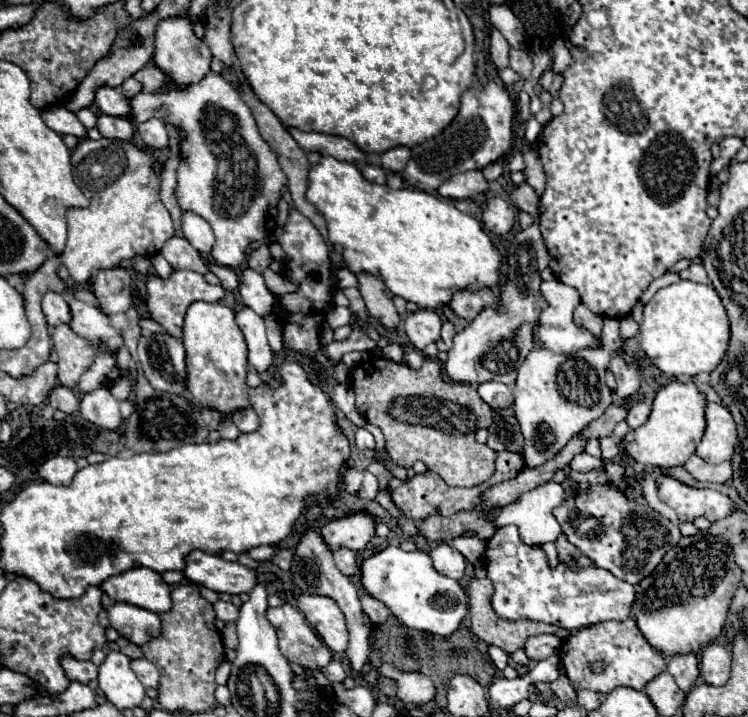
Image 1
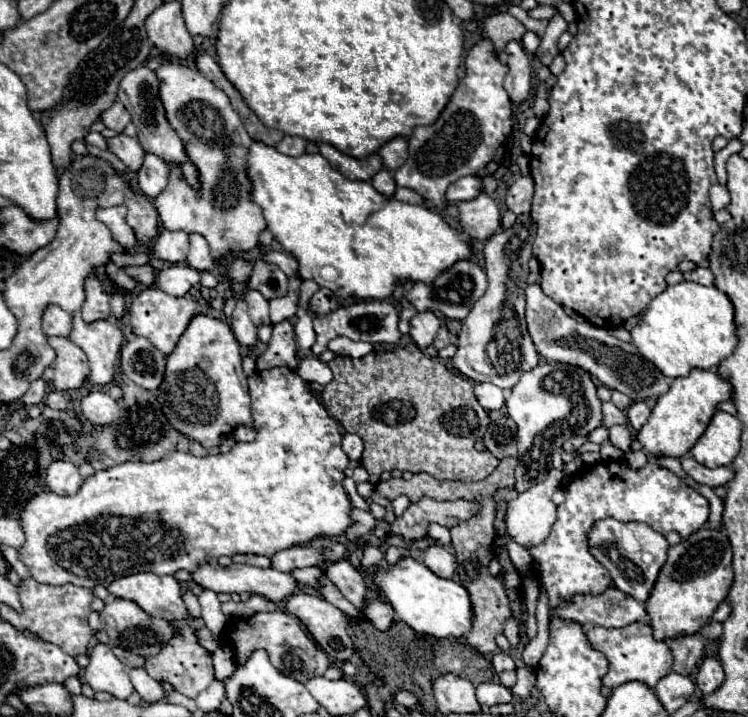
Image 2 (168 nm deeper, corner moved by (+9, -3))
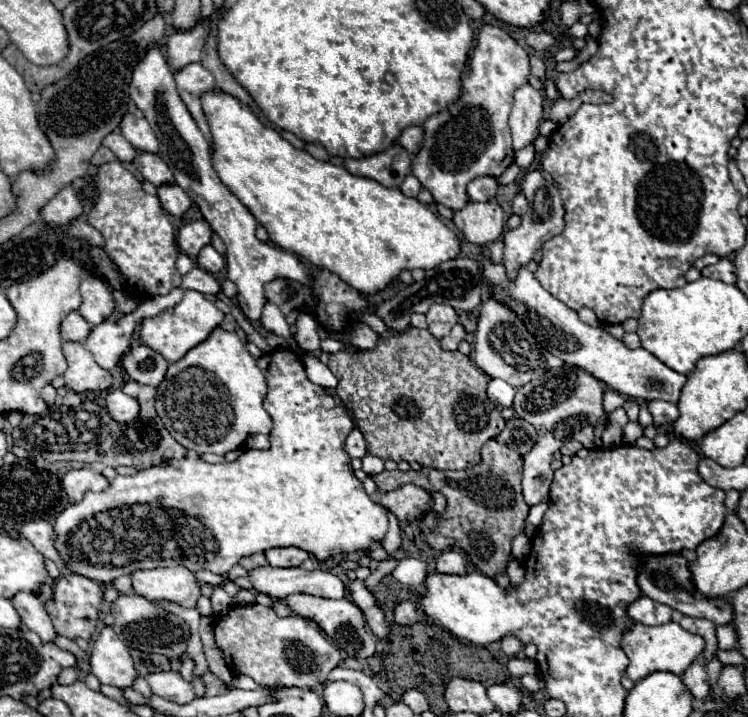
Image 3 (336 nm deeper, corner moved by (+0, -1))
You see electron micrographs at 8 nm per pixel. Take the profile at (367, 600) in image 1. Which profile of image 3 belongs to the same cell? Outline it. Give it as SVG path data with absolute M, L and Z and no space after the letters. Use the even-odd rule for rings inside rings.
M404 601L394 609L394 621L398 625L412 625L416 621L416 605L412 601Z

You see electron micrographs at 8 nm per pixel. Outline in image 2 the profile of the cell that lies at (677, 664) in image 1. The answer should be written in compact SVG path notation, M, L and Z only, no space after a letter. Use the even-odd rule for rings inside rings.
M695 633L695 635L679 635L679 637L671 637L667 643L673 651L675 663L673 663L673 671L681 673L681 675L695 675L699 661L703 659L703 651L705 651L705 637L703 633Z

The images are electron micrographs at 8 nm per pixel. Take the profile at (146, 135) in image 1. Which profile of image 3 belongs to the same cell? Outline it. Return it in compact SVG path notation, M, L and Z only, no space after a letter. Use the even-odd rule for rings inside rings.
M164 183L164 185L160 185L160 187L158 187L158 199L160 199L162 207L164 207L170 215L174 215L174 217L178 217L178 219L182 219L182 215L184 215L186 209L188 209L188 205L192 203L190 197L188 197L176 183Z

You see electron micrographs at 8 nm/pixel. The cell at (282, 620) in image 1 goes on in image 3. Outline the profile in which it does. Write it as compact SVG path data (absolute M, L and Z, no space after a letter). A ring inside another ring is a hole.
M258 603L246 605L246 607L232 607L228 615L216 619L214 623L214 633L216 633L216 645L222 649L226 663L248 677L252 677L258 685L292 685L292 687L306 687L306 689L316 689L326 681L328 671L332 671L340 661L340 651L324 637L322 629L300 615L290 615L290 617L278 617L270 607L262 607Z

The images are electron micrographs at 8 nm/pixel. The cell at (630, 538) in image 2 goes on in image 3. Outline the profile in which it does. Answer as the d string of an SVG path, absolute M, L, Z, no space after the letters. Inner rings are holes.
M664 553L664 555L642 555L640 557L640 565L638 565L638 587L644 595L648 595L650 599L664 603L684 615L690 617L706 617L716 625L724 625L728 621L732 621L732 607L724 601L724 599L706 599L700 597L690 581L690 573L686 567L686 559L682 553Z

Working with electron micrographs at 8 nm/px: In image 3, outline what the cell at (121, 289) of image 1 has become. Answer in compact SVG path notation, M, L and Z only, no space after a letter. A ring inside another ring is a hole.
M86 277L80 285L80 293L82 293L82 305L80 305L80 315L90 323L90 325L98 325L100 321L104 321L106 317L112 315L116 303L112 297L112 291L108 289L108 285L98 279L98 277Z

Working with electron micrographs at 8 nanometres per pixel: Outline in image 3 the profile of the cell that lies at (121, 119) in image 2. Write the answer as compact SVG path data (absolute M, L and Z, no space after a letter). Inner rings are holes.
M128 113L122 123L120 123L120 133L122 137L132 143L138 151L150 151L158 153L158 139L152 133L152 127L148 125L146 119L138 119L132 113Z

